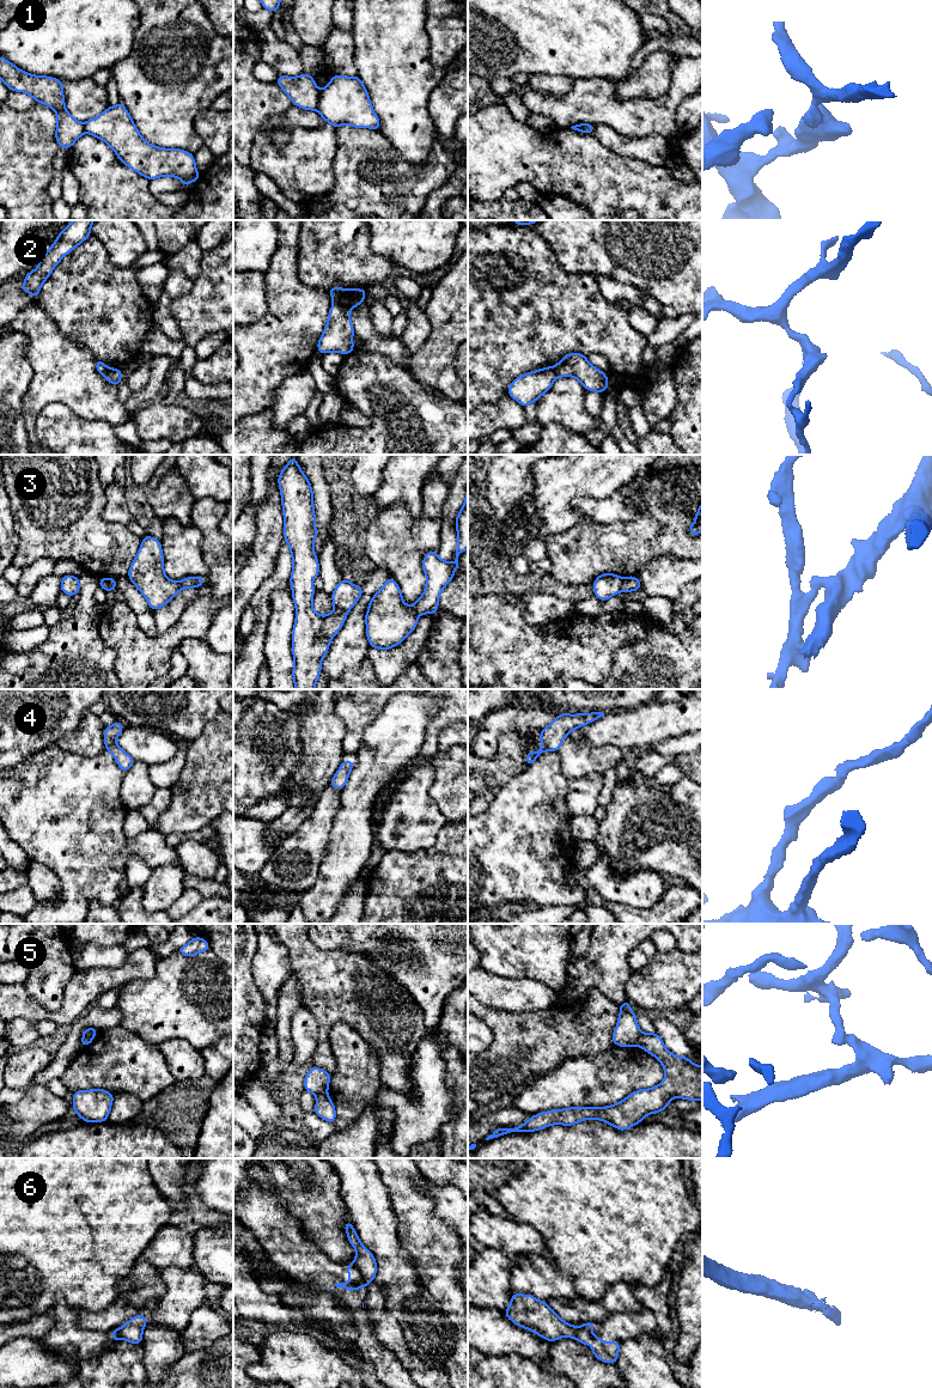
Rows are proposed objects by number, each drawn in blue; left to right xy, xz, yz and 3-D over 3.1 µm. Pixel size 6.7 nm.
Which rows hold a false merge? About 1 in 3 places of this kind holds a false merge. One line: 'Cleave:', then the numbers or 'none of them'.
Cleave: 1, 2, 3, 5, 6

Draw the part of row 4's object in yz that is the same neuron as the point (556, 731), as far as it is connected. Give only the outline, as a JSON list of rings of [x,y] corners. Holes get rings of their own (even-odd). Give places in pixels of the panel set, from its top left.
[[[602,712],[559,714],[546,729],[540,731],[538,735],[541,736],[541,749],[538,753],[529,751],[526,754],[525,761],[528,767],[530,767],[544,751],[559,751],[561,743],[572,730],[590,724],[603,716],[604,713]]]

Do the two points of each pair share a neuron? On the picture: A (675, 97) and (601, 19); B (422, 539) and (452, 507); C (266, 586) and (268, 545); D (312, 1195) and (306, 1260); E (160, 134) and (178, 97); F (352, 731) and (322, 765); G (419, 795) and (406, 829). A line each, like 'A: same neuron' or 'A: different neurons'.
A: different neurons
B: different neurons
C: different neurons
D: different neurons
E: same neuron
F: different neurons
G: same neuron

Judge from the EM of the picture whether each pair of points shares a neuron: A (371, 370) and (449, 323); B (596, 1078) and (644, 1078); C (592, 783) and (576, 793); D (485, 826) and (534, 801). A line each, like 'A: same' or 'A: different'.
A: different
B: same
C: same
D: same

